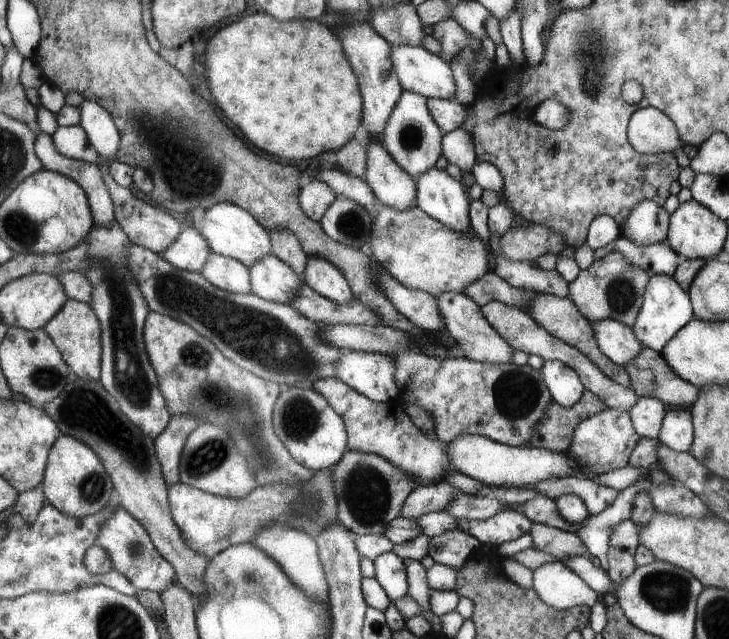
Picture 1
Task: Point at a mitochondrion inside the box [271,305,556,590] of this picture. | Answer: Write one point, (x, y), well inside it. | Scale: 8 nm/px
(365, 488)

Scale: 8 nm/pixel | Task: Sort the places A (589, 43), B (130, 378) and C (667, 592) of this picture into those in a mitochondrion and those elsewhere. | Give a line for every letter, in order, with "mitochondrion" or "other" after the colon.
A: mitochondrion
B: mitochondrion
C: mitochondrion

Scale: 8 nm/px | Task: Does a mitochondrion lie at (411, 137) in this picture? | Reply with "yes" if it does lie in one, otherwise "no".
yes

